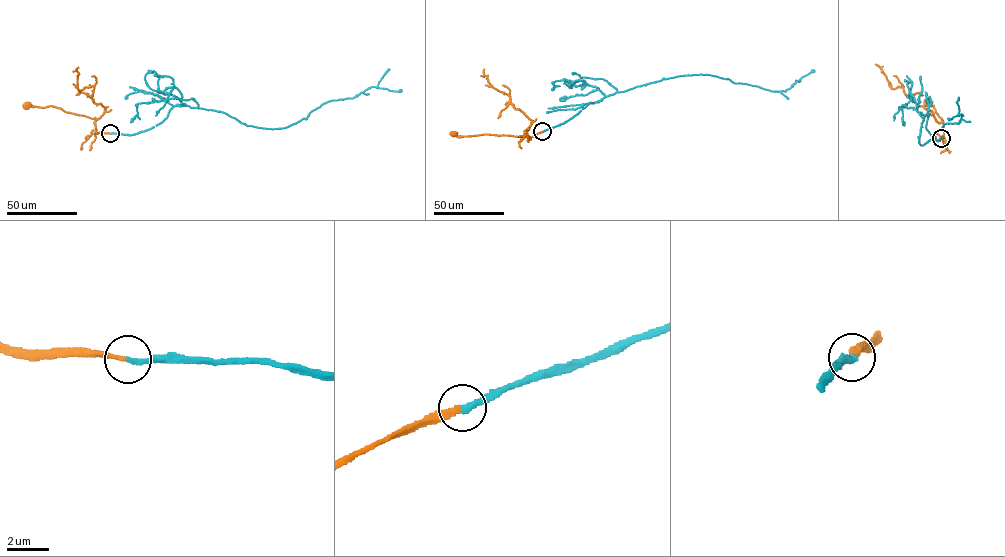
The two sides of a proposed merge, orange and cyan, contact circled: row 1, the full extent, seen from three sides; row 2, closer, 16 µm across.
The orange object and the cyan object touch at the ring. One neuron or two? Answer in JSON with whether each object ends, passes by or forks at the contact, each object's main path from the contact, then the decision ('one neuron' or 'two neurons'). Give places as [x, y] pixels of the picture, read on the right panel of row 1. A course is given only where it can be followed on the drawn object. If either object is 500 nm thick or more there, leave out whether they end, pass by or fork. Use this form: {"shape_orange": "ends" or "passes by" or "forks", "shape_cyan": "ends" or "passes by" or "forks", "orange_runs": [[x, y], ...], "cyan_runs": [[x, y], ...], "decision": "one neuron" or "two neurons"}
{"shape_orange": "ends", "shape_cyan": "ends", "orange_runs": [[941, 138], [944, 136], [943, 122], [934, 105], [926, 102]], "cyan_runs": [[941, 138], [926, 129], [928, 114], [923, 118], [920, 145], [962, 115], [949, 119]], "decision": "one neuron"}

